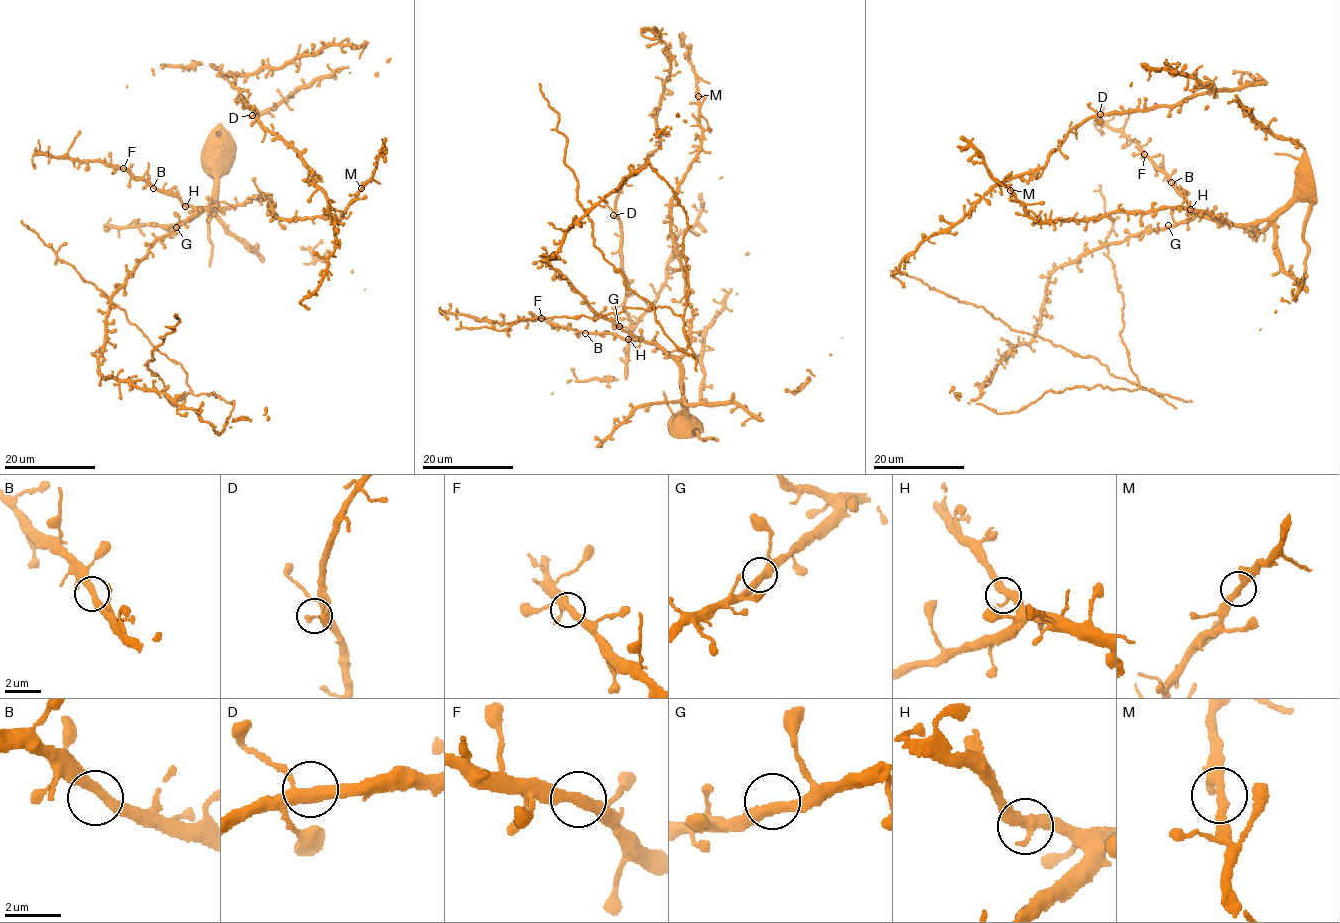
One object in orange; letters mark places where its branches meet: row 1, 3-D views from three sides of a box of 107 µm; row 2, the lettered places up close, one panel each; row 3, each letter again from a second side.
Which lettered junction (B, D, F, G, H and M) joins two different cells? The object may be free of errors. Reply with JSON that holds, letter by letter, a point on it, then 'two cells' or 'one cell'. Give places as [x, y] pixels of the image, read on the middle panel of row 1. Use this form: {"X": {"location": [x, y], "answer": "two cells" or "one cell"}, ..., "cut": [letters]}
{"B": {"location": [585, 333], "answer": "one cell"}, "D": {"location": [613, 215], "answer": "one cell"}, "F": {"location": [541, 318], "answer": "one cell"}, "G": {"location": [619, 326], "answer": "one cell"}, "H": {"location": [628, 339], "answer": "one cell"}, "M": {"location": [698, 96], "answer": "one cell"}, "cut": []}

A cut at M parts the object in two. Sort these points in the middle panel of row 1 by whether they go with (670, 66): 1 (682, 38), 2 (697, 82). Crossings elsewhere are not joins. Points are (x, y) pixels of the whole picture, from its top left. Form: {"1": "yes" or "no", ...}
{"1": "no", "2": "no"}

